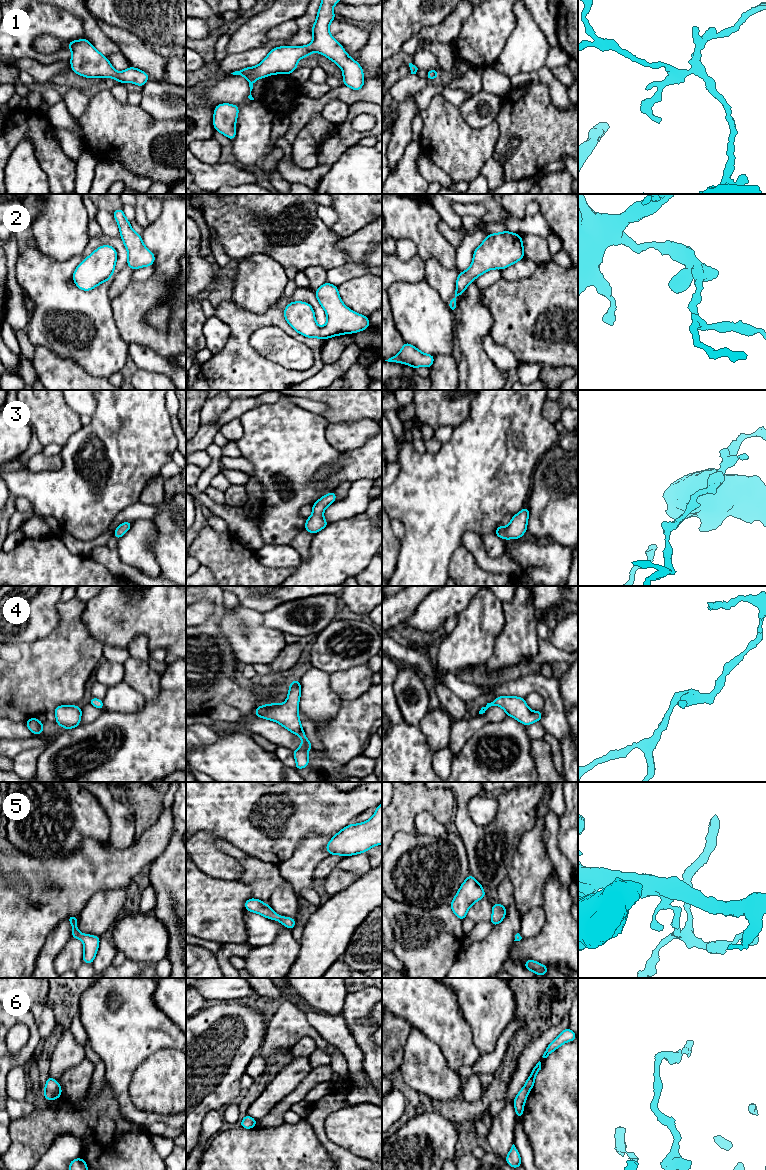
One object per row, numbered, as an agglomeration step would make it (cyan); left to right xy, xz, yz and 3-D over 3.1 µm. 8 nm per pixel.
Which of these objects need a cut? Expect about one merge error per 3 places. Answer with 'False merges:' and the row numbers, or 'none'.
False merges: none

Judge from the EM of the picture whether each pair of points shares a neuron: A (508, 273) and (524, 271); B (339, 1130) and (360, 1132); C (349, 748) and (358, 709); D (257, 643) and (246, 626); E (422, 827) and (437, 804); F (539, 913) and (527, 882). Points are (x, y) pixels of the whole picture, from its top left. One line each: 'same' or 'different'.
A: same
B: same
C: same
D: same
E: different
F: different

